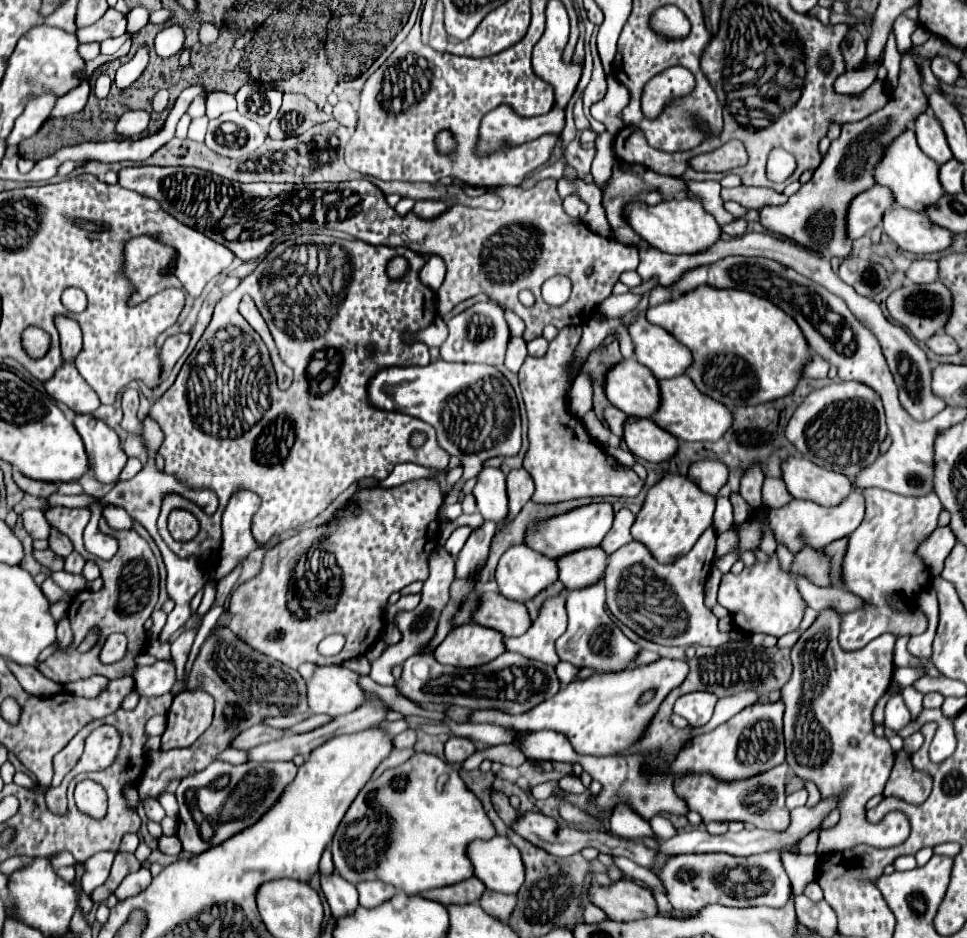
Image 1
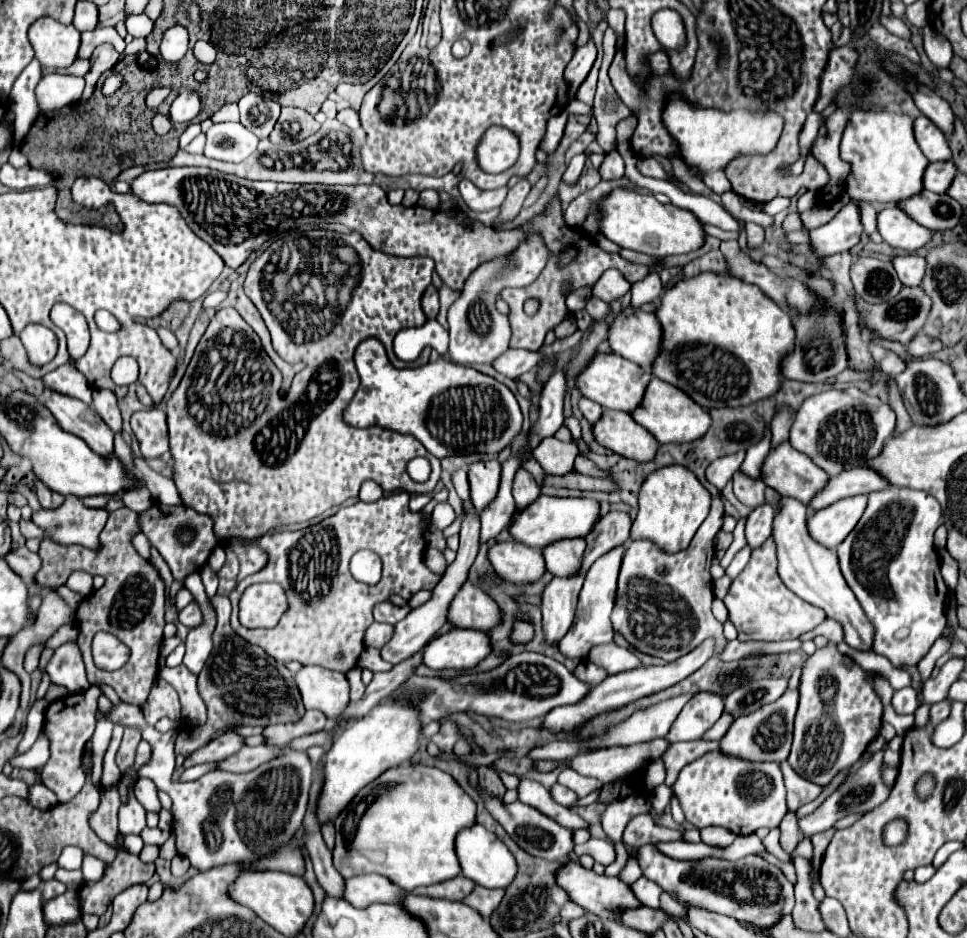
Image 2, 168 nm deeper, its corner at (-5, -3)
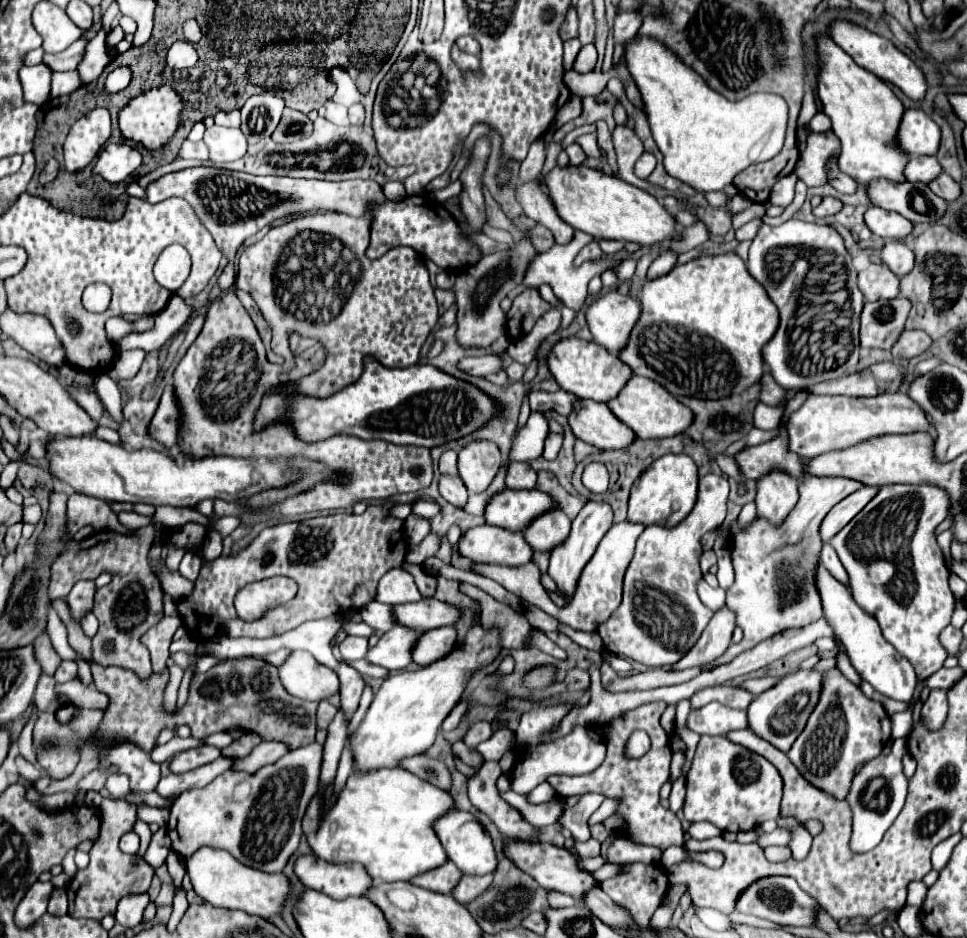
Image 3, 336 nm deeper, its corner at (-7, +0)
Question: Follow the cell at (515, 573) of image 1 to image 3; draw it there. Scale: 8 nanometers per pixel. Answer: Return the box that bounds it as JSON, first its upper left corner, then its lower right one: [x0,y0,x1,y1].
[457,525,533,567]

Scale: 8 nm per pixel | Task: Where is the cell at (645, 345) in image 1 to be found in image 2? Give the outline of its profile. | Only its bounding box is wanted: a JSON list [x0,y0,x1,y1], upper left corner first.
[609,310,661,374]

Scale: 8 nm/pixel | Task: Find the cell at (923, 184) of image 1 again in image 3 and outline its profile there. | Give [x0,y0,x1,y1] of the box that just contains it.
[815,35,909,185]

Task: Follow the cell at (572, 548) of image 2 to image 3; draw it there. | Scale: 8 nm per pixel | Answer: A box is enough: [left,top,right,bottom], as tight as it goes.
[523,509,571,551]

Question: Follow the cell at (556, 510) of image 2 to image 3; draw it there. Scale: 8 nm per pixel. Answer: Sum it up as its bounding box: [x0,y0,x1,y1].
[485,489,553,531]

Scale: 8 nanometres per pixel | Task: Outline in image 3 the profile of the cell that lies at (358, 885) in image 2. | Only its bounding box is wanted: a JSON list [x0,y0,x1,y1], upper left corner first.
[295,855,371,899]

